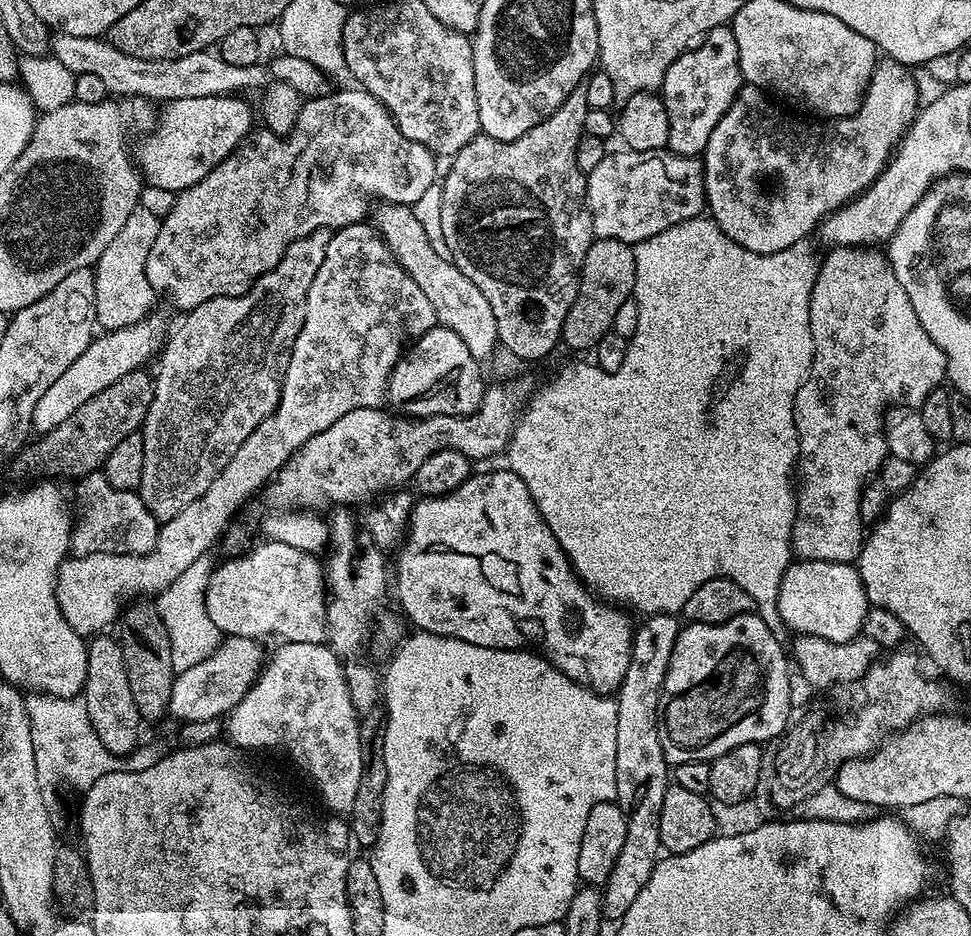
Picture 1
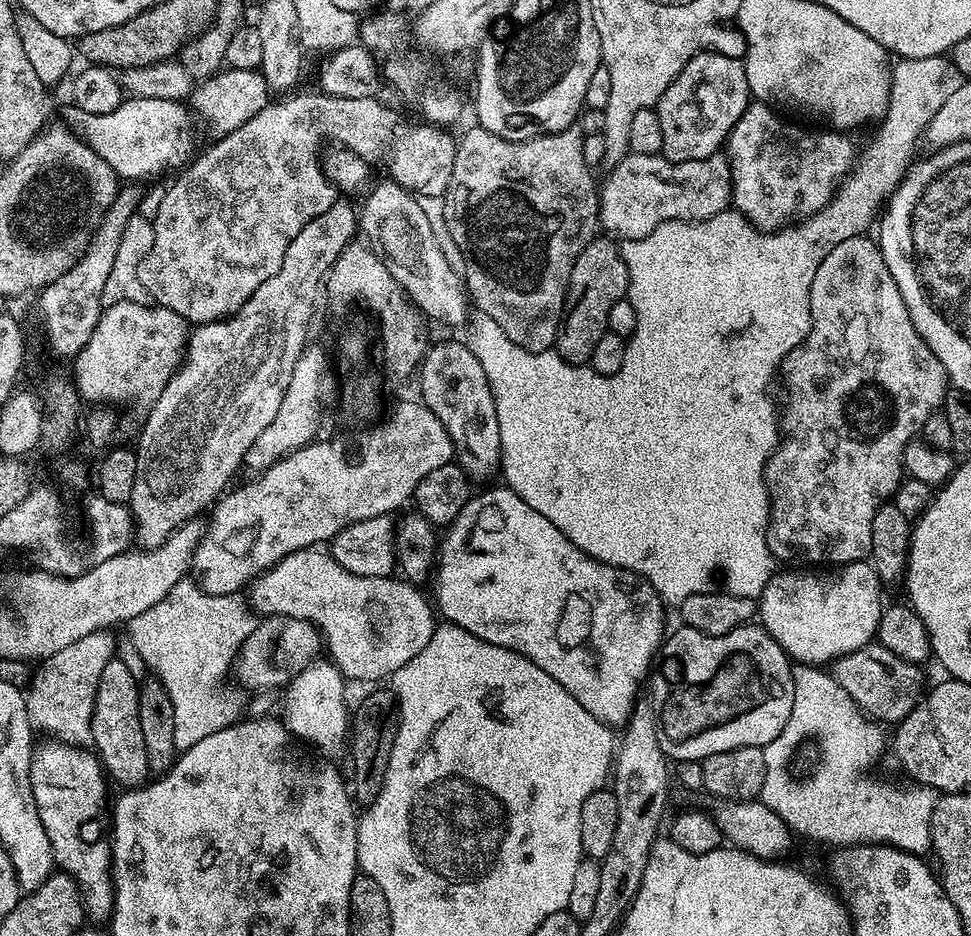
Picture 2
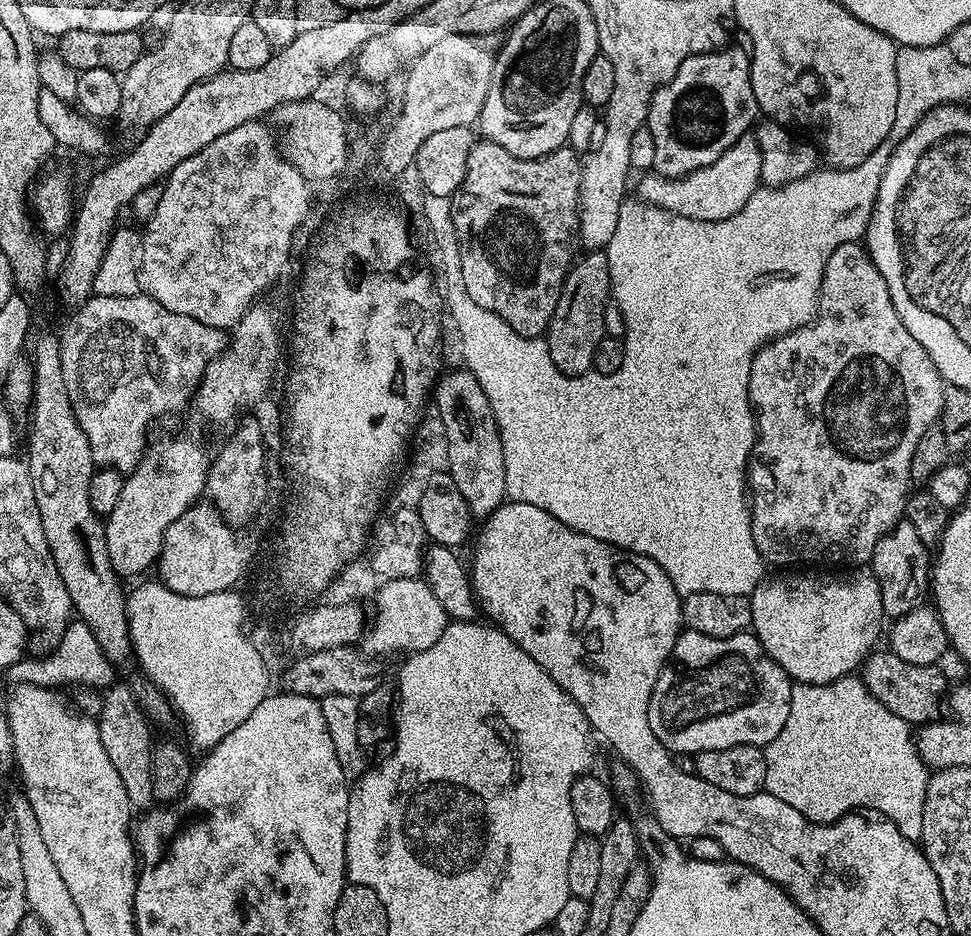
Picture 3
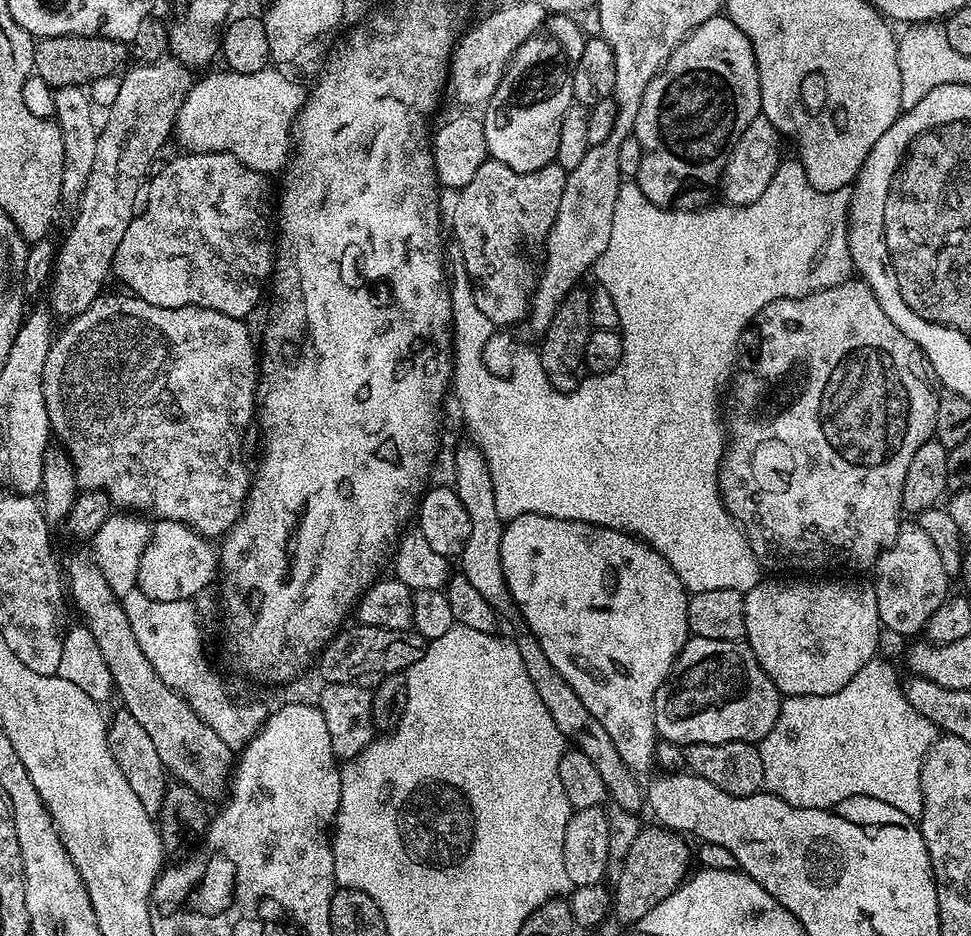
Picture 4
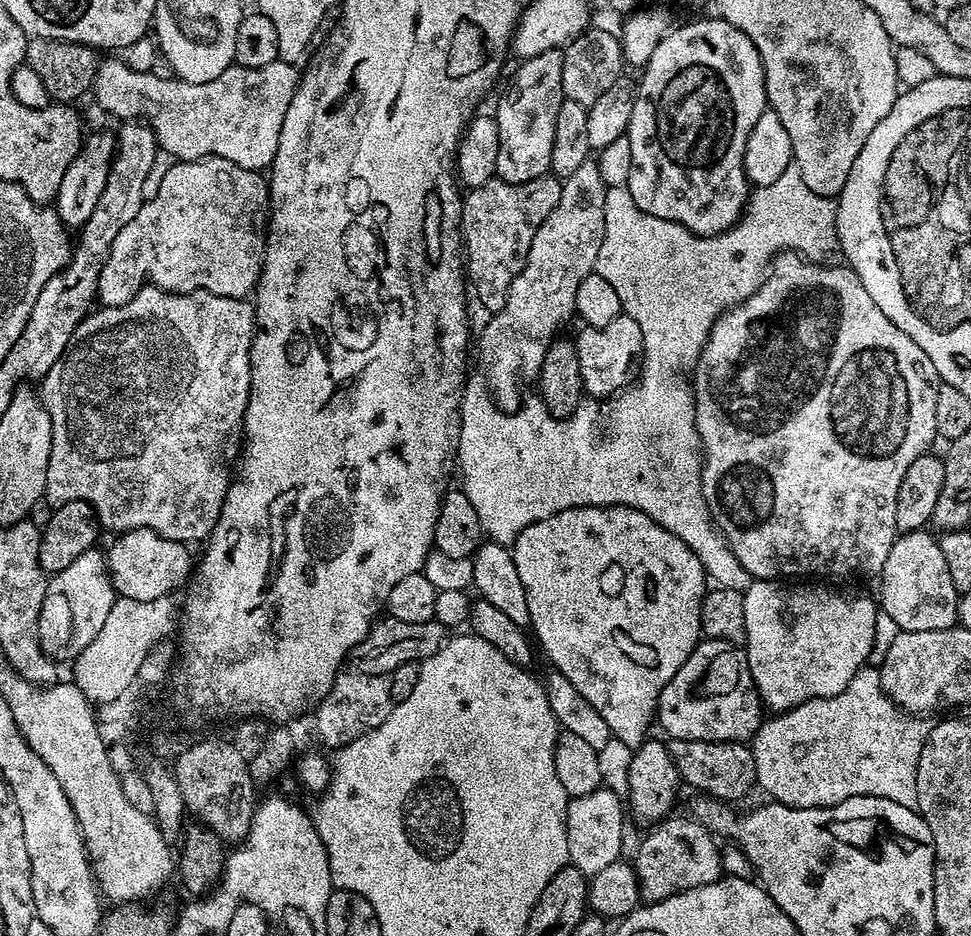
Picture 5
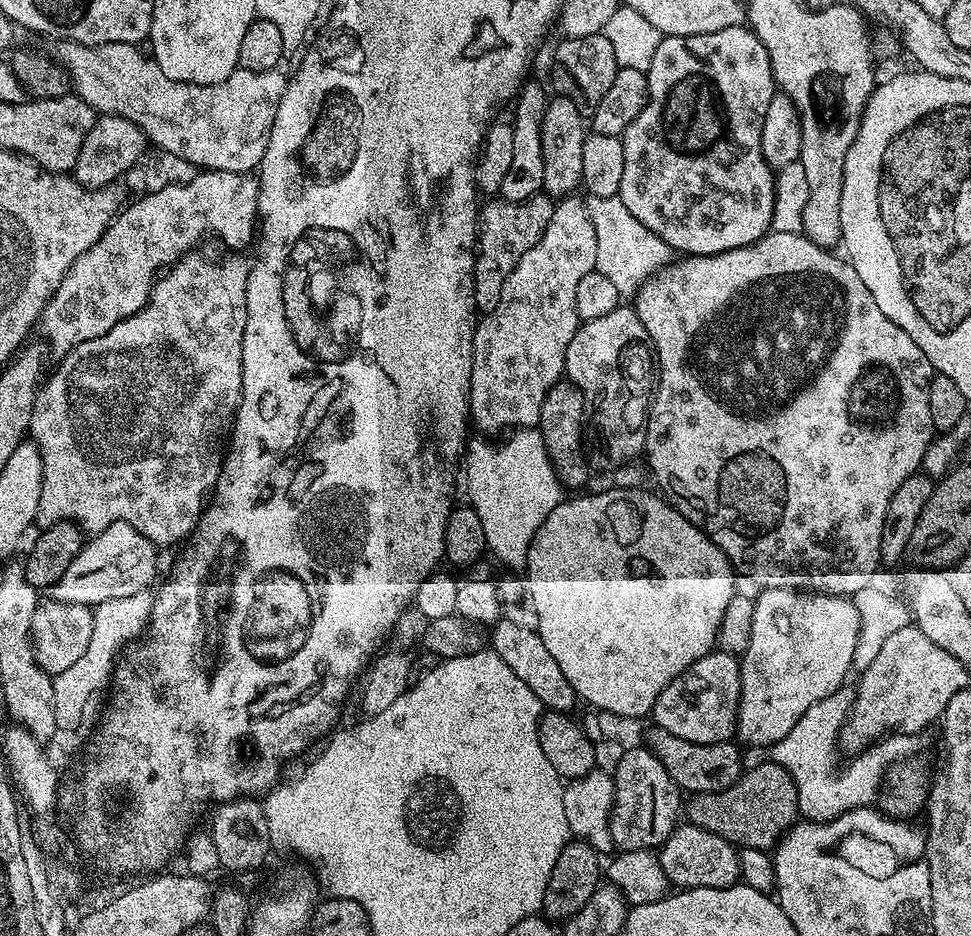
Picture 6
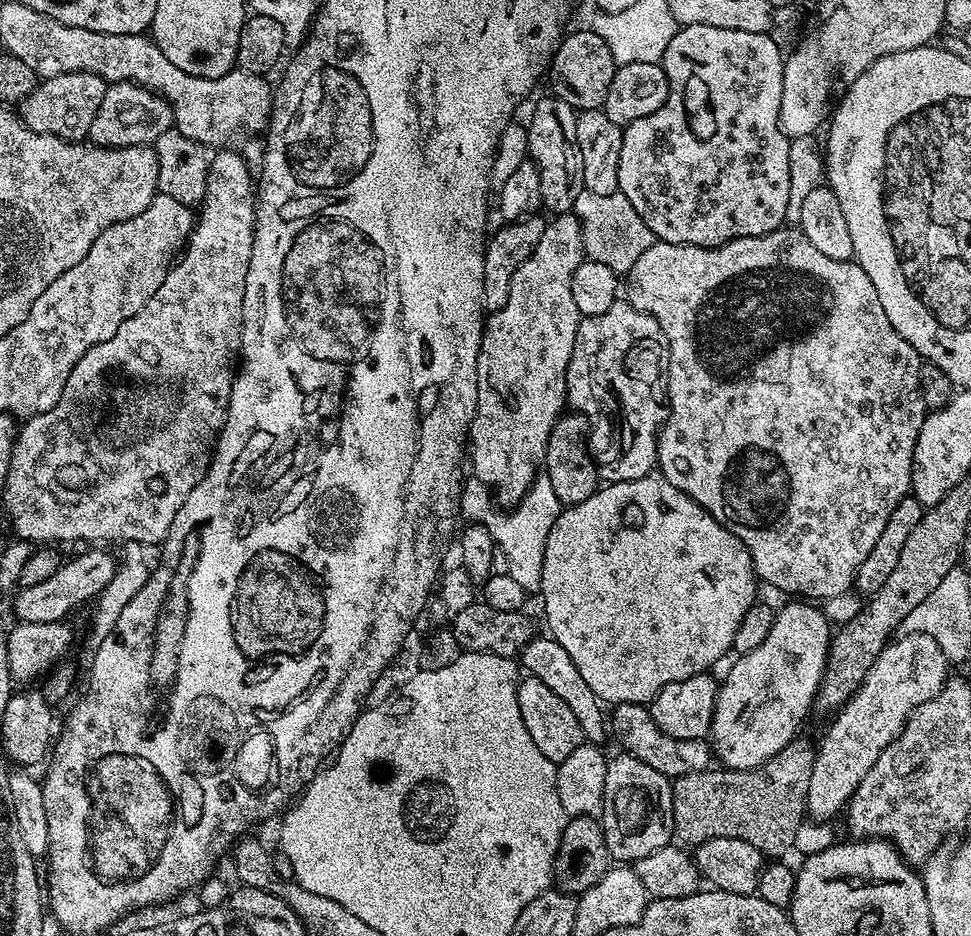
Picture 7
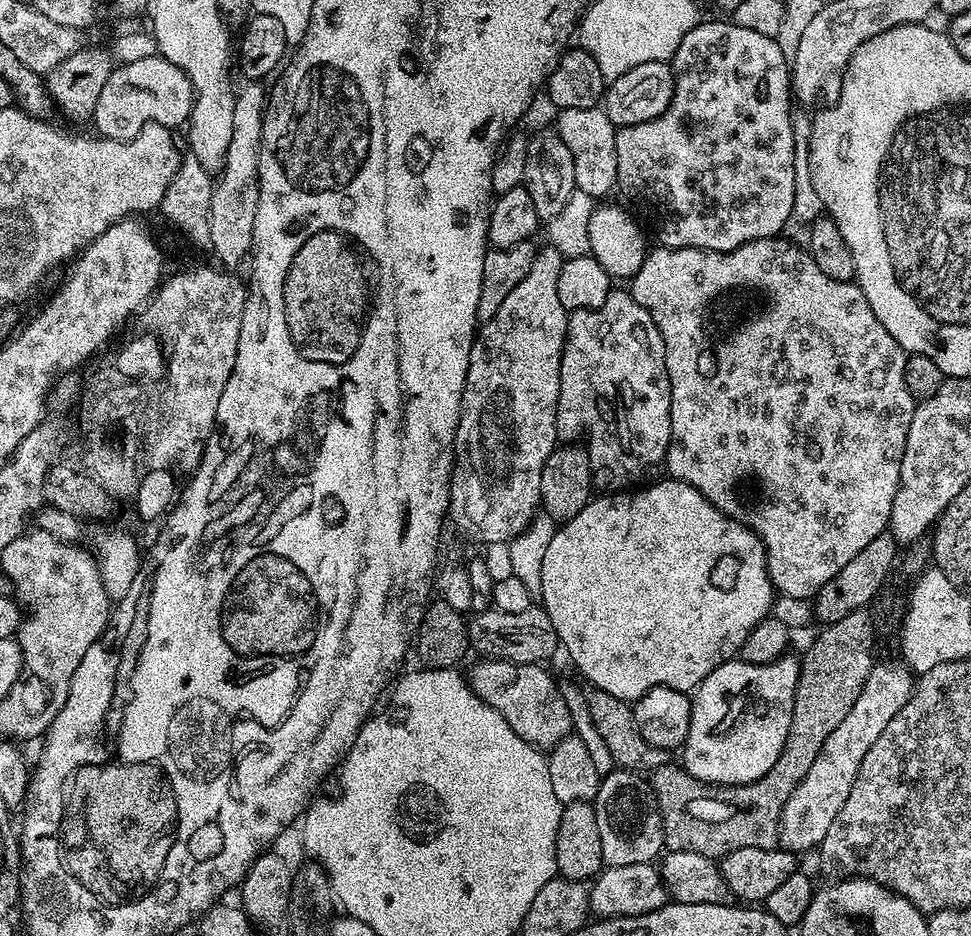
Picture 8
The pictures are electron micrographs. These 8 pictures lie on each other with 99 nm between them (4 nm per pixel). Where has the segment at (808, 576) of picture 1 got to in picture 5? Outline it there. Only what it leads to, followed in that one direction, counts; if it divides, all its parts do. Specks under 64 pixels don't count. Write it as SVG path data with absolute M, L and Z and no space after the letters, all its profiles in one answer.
M753 579L743 589L748 669L756 680L761 704L776 714L797 708L807 700L846 690L850 678L869 663L868 655L876 644L878 617L878 604L873 597L851 596L832 588L787 588L784 584L787 583Z

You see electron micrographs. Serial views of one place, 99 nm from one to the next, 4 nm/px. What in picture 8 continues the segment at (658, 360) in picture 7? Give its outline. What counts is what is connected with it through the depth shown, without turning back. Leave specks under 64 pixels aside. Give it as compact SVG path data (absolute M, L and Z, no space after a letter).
M614 290L602 306L577 308L569 315L568 336L564 340L564 349L560 351L556 434L564 442L579 441L579 436L588 439L586 451L588 465L592 468L592 483L601 493L623 492L647 485L665 471L668 449L674 443L670 422L671 401L672 387L666 370L662 334L654 318L650 318L631 291Z

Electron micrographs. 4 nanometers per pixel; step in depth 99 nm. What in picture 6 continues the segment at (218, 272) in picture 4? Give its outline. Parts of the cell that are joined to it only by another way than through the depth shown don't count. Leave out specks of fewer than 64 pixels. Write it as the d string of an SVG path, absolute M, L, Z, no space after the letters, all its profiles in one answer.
M211 170L197 171L189 181L167 185L165 189L157 192L145 191L141 200L136 200L129 208L127 205L117 212L116 219L108 225L98 242L94 242L94 246L90 246L90 250L86 250L70 266L58 290L40 311L38 332L44 335L43 343L48 348L52 347L56 358L62 358L74 346L106 334L106 330L110 330L119 320L141 312L148 303L148 296L152 293L152 285L158 273L175 264L181 256L193 251L199 245L196 243L211 232L220 236L221 242L228 247L225 249L244 250L240 248L253 243L254 233L258 228L259 193L260 181L255 175Z

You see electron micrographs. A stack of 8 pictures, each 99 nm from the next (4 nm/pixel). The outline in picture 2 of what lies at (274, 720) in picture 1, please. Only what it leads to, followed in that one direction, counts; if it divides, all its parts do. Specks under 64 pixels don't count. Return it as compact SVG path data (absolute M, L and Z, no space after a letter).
M317 658L292 677L282 692L284 727L297 741L309 740L313 749L328 758L336 758L340 751L344 752L350 736L350 704L344 701L344 684L345 676L331 659Z

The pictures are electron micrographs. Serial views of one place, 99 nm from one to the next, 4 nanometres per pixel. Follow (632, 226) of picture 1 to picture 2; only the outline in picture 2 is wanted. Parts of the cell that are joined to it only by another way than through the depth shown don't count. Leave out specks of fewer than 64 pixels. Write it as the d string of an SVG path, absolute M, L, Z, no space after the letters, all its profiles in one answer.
M629 152L619 162L611 165L607 171L608 177L602 180L598 188L600 193L599 227L616 238L637 240L653 232L660 224L671 220L714 218L714 214L729 211L732 203L732 171L728 165L727 155L724 154L707 156L690 162L670 162L662 154L651 156Z

